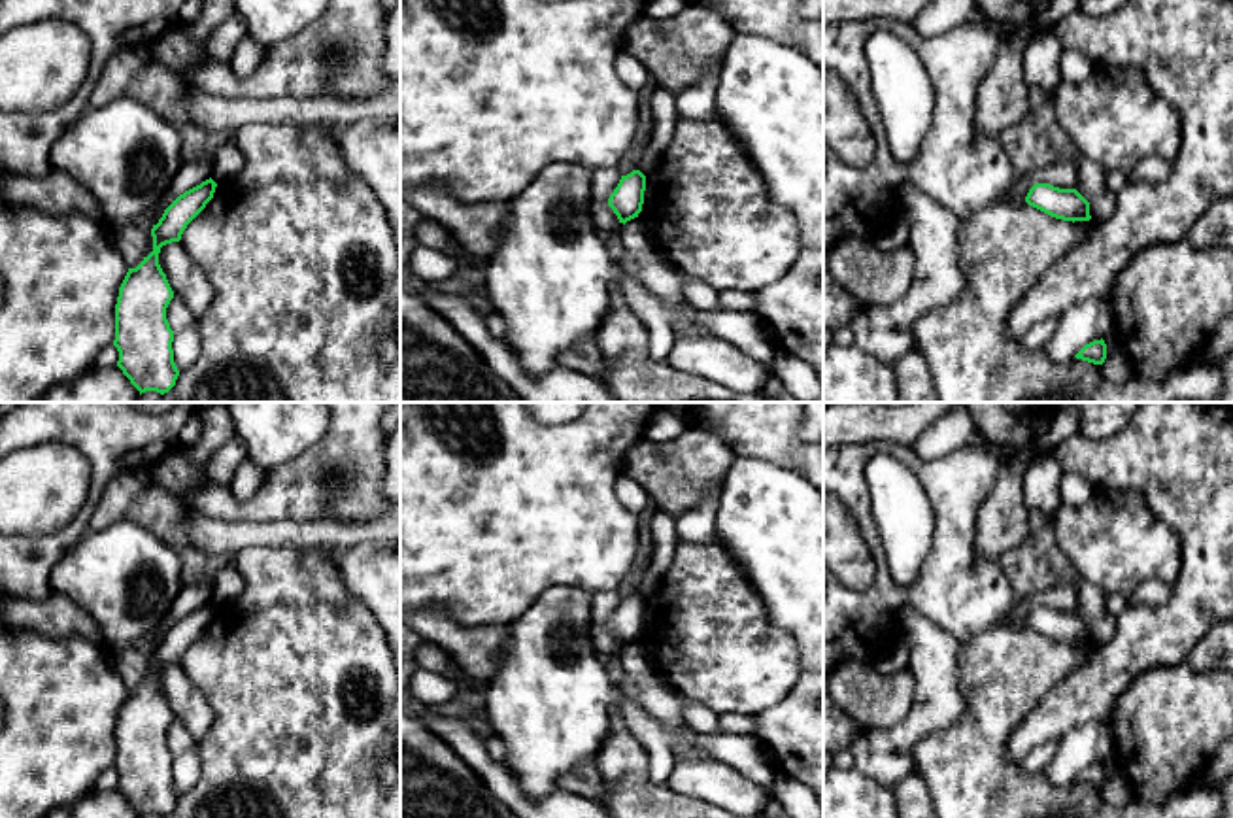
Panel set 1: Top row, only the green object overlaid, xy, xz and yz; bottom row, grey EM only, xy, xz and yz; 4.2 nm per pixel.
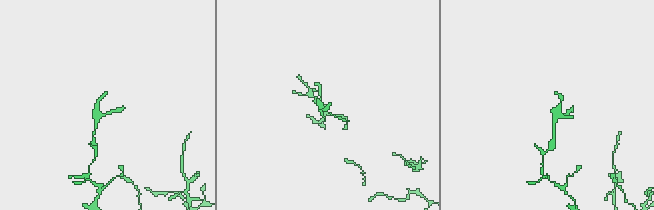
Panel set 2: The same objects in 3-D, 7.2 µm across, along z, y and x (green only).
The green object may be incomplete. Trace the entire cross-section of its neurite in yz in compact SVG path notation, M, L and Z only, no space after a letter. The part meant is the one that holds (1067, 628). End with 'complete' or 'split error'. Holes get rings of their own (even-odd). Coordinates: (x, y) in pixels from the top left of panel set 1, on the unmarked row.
M1035 606L1025 625L1056 642L1089 644L1089 625L1076 612L1059 612L1050 606Z | complete

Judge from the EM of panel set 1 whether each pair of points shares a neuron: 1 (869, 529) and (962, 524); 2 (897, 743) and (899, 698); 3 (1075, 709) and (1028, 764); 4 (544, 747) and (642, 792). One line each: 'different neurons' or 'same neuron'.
1: same neuron
2: different neurons
3: different neurons
4: different neurons

